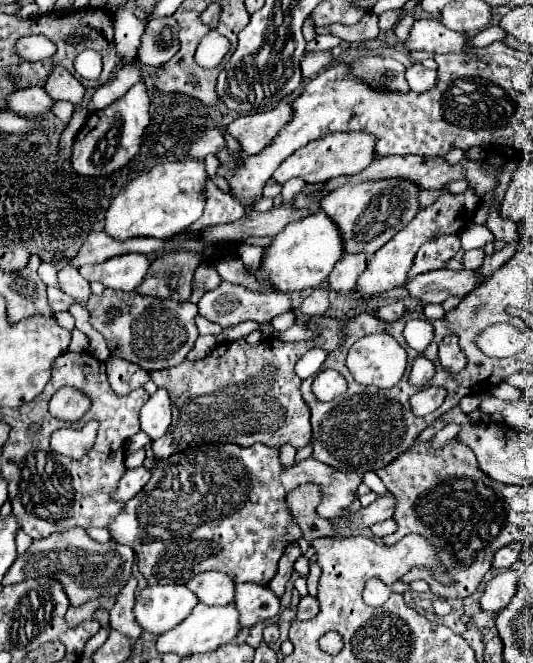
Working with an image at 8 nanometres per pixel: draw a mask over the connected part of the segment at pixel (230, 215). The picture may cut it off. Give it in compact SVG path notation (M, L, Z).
M210 180L206 182L206 208L204 214L200 216L200 222L192 224L192 228L188 228L186 232L196 232L202 230L210 224L222 224L222 222L234 222L244 218L244 208L238 200L234 200L232 194L226 194L222 190L218 190Z

